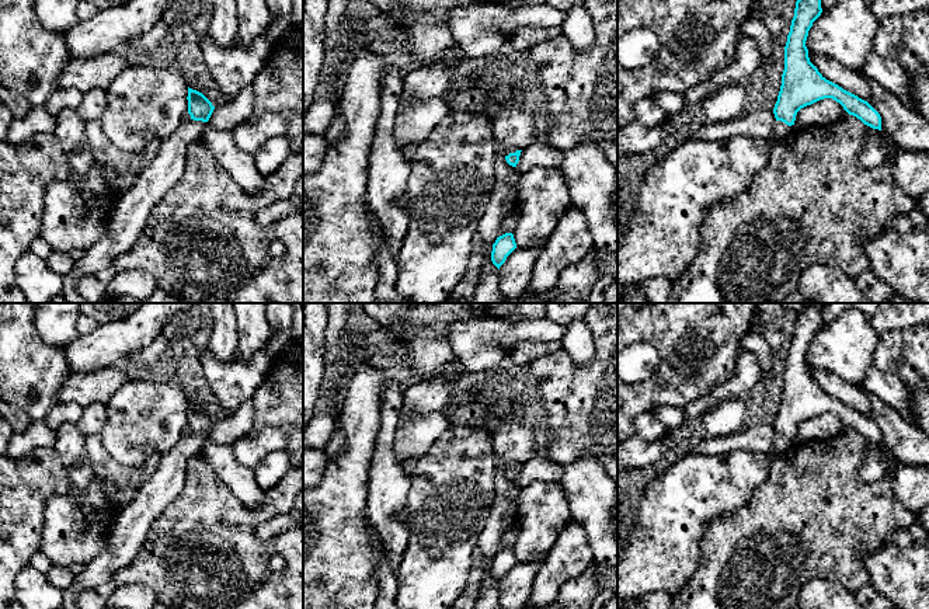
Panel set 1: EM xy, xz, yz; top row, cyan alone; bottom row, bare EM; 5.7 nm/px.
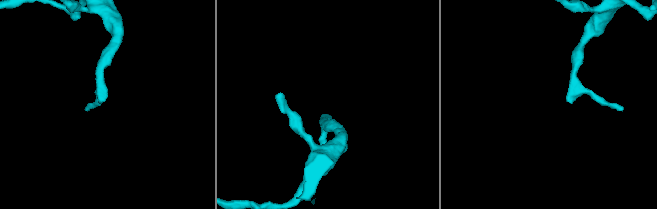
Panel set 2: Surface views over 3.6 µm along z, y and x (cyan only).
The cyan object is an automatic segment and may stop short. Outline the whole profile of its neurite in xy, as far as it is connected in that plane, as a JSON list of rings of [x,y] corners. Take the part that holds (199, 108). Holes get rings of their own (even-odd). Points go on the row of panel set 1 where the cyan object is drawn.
[[[188,87],[188,114],[189,121],[182,123],[167,138],[163,139],[154,159],[140,171],[136,181],[118,196],[112,209],[108,233],[95,241],[86,254],[74,261],[73,269],[63,276],[62,293],[67,303],[88,303],[81,297],[76,285],[81,278],[97,275],[101,269],[112,265],[116,255],[128,253],[139,239],[152,209],[161,198],[178,182],[185,170],[185,154],[191,142],[201,139],[205,123],[209,121],[215,107],[199,91]]]

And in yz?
[[[797,0],[784,46],[784,70],[770,143],[790,133],[797,112],[824,98],[832,98],[864,125],[881,130],[880,114],[864,100],[827,80],[810,62],[806,41],[813,22],[821,15],[821,0]]]

